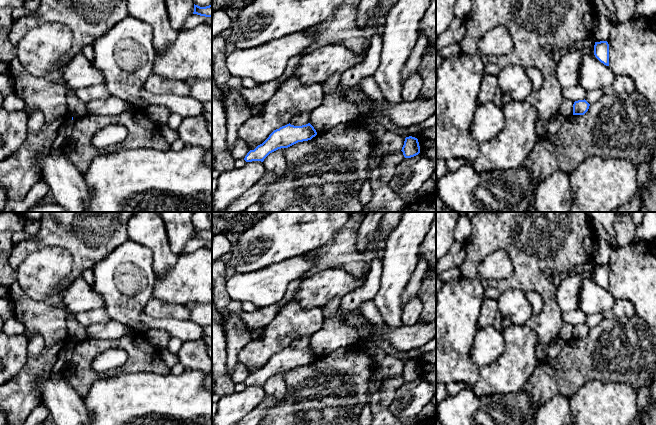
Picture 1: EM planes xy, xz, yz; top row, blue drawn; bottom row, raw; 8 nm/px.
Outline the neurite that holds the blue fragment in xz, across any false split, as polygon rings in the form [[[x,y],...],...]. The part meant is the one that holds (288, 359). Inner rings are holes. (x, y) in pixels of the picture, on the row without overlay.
[[[289,347],[274,354],[262,368],[254,374],[250,374],[244,384],[263,386],[270,377],[281,372],[288,372],[298,366],[311,364],[316,359],[317,356],[310,347],[302,350],[294,350]]]

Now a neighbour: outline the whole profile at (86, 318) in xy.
[[[104,308],[92,309],[76,313],[74,318],[81,325],[88,327],[95,323],[107,323],[112,321]]]

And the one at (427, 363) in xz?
[[[436,349],[422,353],[418,366],[420,370],[420,377],[425,381],[432,384],[434,388],[434,394],[431,403],[436,408]]]

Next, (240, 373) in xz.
[[[238,362],[233,373],[231,374],[231,378],[235,384],[244,383],[249,375],[250,373],[248,369],[244,365]]]

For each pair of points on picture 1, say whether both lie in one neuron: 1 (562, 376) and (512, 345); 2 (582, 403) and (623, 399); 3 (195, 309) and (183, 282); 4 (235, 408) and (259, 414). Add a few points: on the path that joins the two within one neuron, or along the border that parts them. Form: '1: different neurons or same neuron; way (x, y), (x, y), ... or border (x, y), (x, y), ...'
1: different neurons; border (538, 361), (526, 382)
2: same neuron; way (592, 403), (613, 403)
3: different neurons; border (201, 302), (189, 302), (186, 305)
4: different neurons; border (264, 398), (246, 414)

